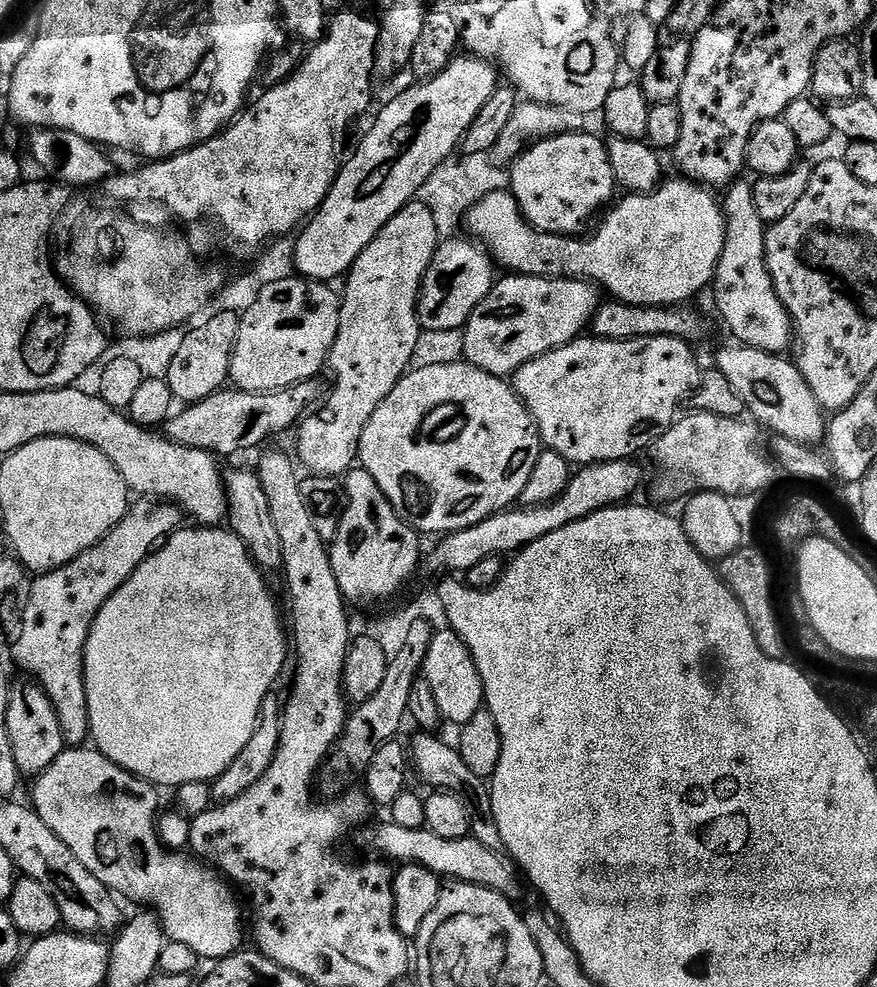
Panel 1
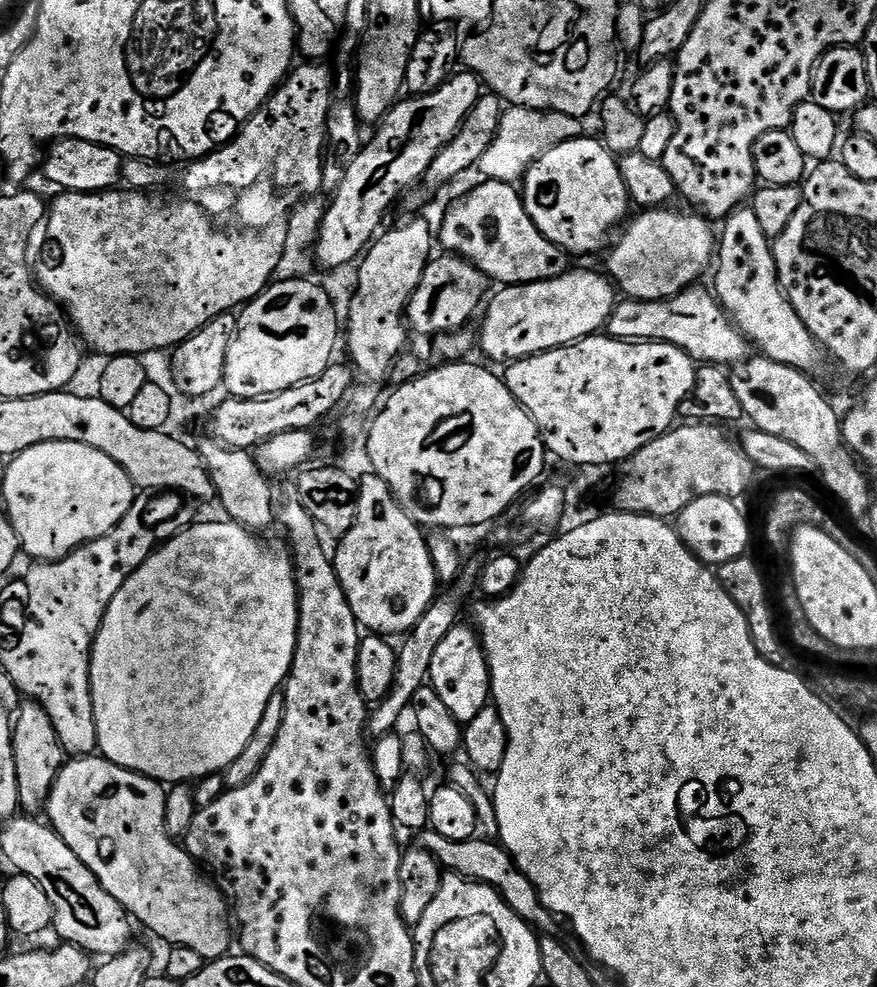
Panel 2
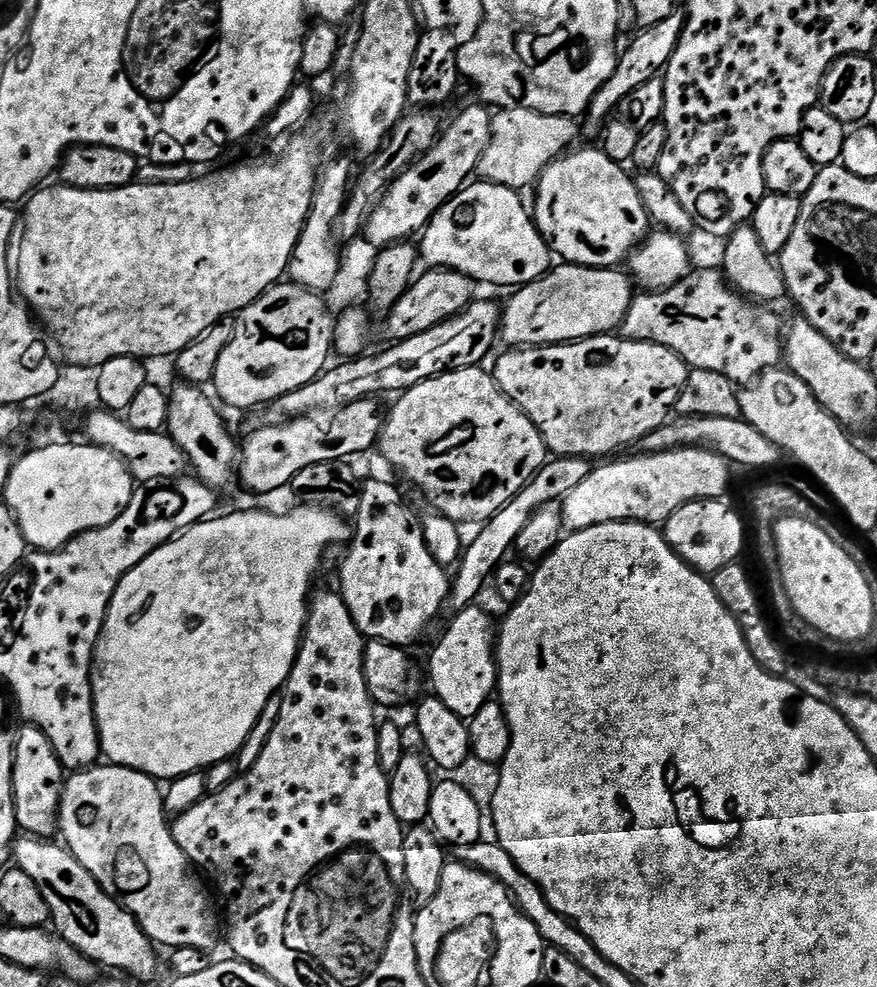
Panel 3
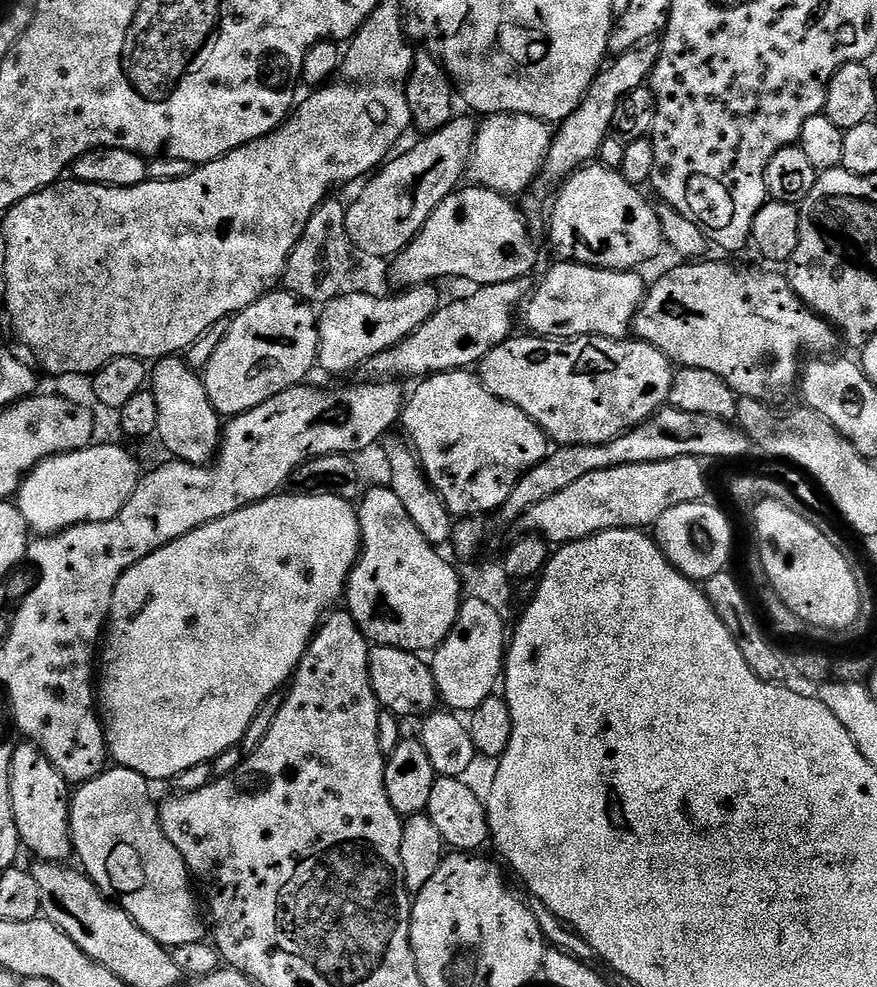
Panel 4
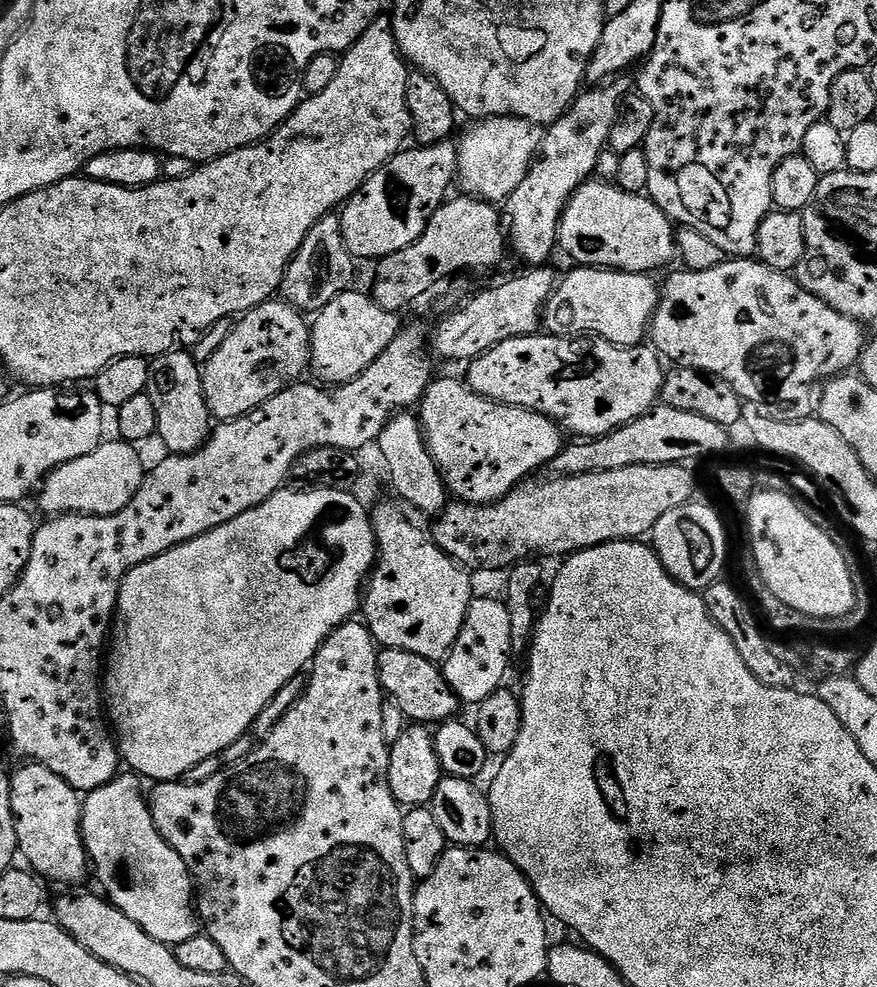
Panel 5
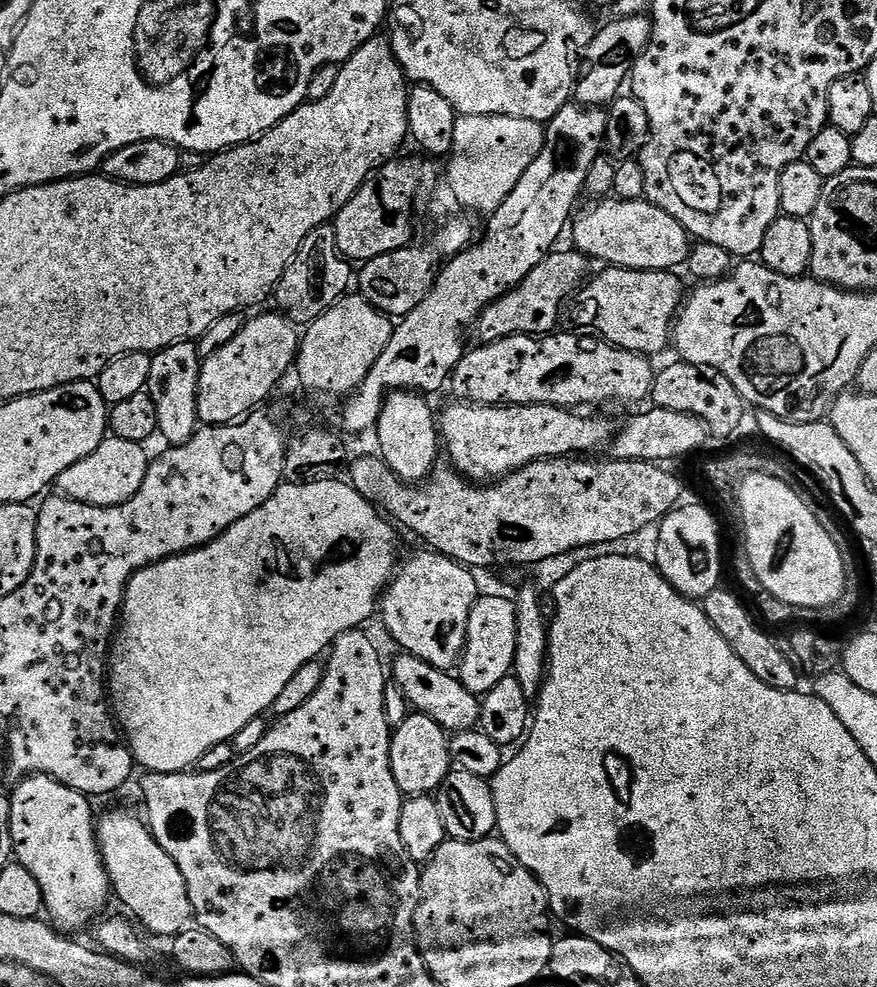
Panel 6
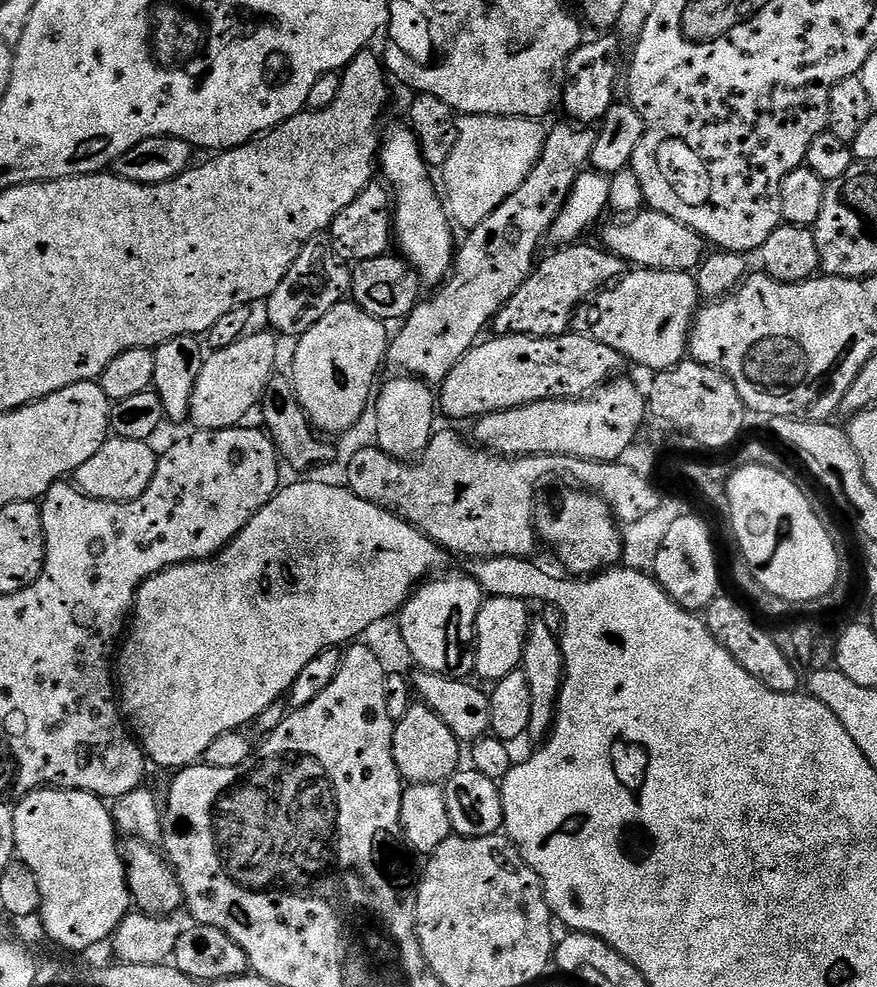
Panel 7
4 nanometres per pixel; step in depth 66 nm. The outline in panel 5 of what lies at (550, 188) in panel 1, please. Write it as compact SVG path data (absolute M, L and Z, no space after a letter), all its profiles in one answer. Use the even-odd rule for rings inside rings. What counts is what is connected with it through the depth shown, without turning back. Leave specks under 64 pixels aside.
M593 178L570 198L560 219L559 251L565 252L576 266L603 268L618 272L655 273L655 268L664 268L672 259L677 259L674 221L647 195L628 192L615 183Z

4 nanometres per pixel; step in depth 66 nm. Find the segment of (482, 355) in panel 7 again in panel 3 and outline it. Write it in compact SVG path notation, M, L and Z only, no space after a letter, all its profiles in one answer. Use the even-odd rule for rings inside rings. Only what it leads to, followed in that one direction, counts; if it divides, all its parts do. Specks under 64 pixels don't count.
M616 334L591 336L585 340L573 340L571 344L542 344L539 348L521 348L516 346L511 350L504 351L508 352L502 353L497 358L496 368L493 367L491 369L492 376L499 388L528 415L530 422L534 422L534 426L542 434L544 445L553 457L583 456L585 458L597 458L596 456L604 456L600 458L608 458L613 454L619 453L616 452L619 448L628 448L631 444L639 445L651 432L658 430L662 425L668 423L670 417L673 415L678 398L686 386L686 378L690 371L682 357L674 354L674 350L670 350L661 344L651 344L650 342L642 342L641 340L621 338Z

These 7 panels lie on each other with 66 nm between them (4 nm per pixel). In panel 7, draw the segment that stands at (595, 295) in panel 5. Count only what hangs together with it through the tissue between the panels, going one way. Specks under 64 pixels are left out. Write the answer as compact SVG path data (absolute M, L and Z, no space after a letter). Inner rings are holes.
M641 268L629 271L591 302L581 304L572 318L571 331L593 336L598 342L610 346L610 350L623 356L625 361L632 363L633 360L644 368L652 368L653 373L664 372L685 359L690 348L692 322L696 319L701 304L700 287L696 285L692 272L659 272L653 268Z

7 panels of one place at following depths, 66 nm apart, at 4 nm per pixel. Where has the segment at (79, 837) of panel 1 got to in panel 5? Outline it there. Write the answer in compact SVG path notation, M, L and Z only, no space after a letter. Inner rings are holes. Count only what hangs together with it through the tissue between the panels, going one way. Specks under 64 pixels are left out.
M117 774L109 784L87 793L82 800L80 832L84 836L84 849L94 869L94 876L100 879L103 895L126 918L138 922L150 938L169 946L186 942L186 938L198 935L198 912L194 907L194 885L188 867L172 847L158 834L154 826L149 801L140 793L141 781L135 775Z

